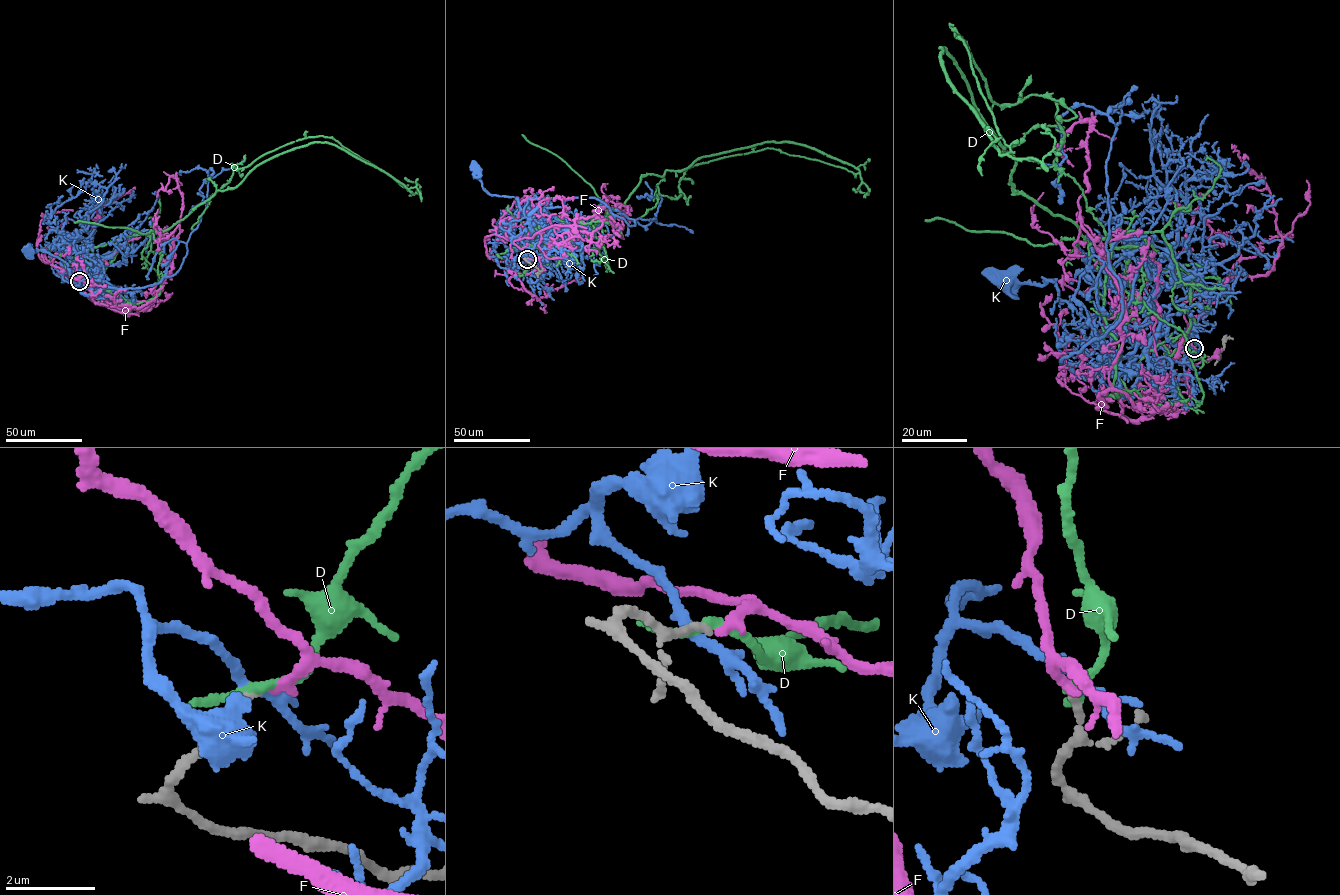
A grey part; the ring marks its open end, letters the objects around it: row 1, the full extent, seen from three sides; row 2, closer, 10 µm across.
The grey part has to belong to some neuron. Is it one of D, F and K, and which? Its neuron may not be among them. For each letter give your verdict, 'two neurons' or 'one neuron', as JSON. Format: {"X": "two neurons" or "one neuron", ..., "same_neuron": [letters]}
{"D": "two neurons", "F": "one neuron", "K": "two neurons", "same_neuron": ["F"]}

